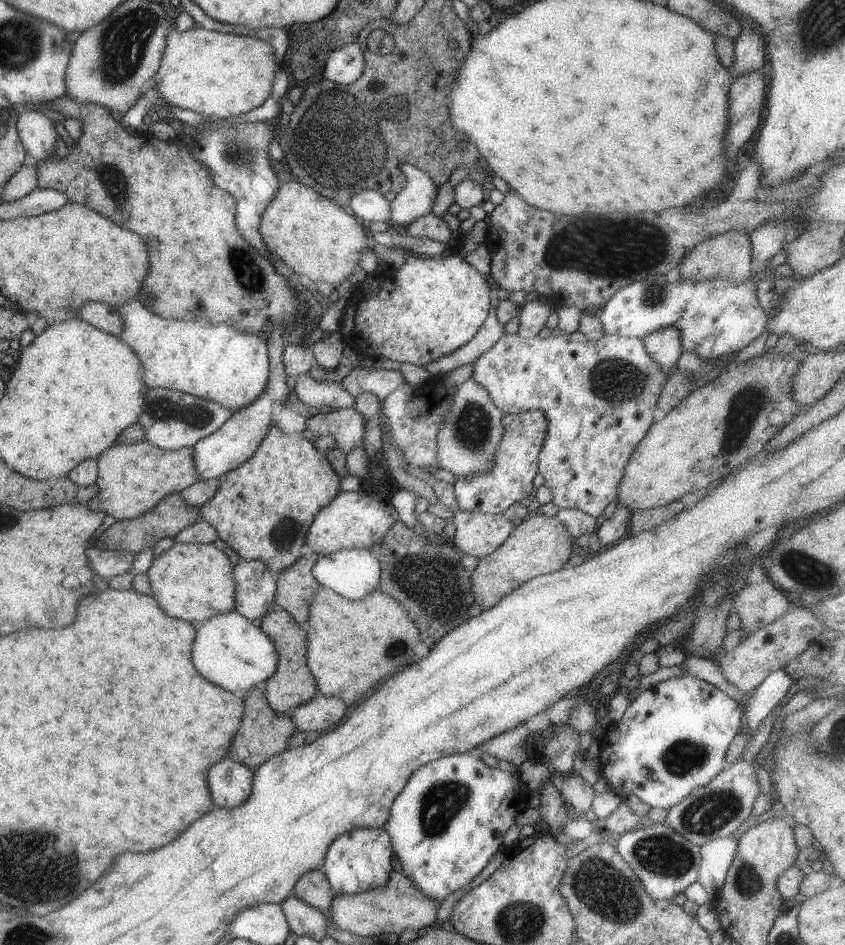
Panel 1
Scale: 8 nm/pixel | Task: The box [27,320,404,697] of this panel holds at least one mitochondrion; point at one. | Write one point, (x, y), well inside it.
(195, 416)

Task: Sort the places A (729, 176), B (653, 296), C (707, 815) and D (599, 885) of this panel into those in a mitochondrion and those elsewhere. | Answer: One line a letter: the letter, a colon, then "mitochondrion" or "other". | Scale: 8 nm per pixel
A: other
B: mitochondrion
C: mitochondrion
D: mitochondrion

